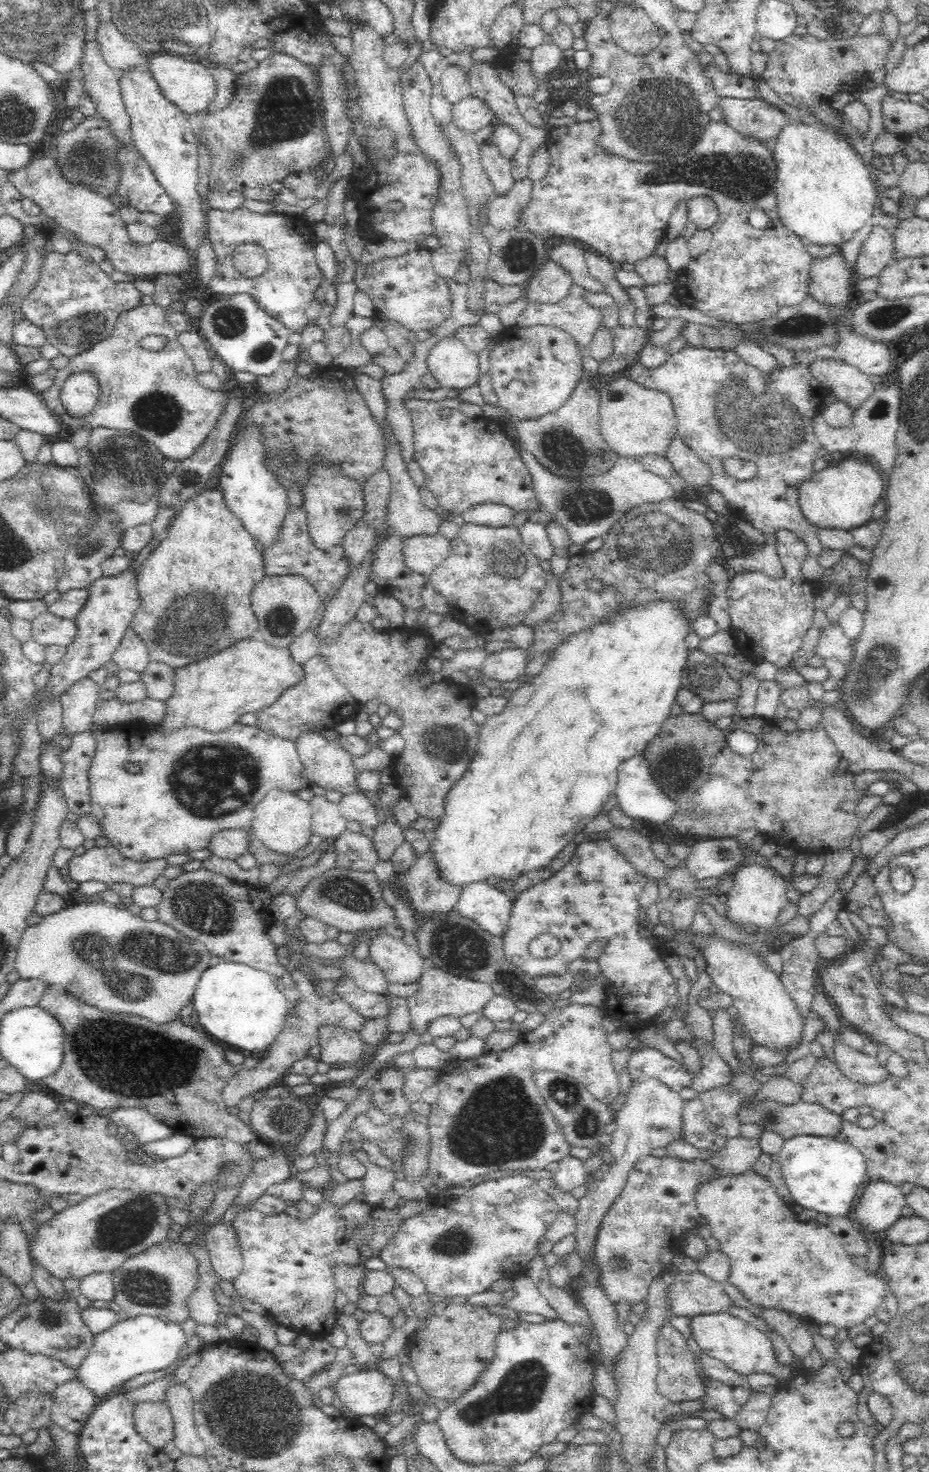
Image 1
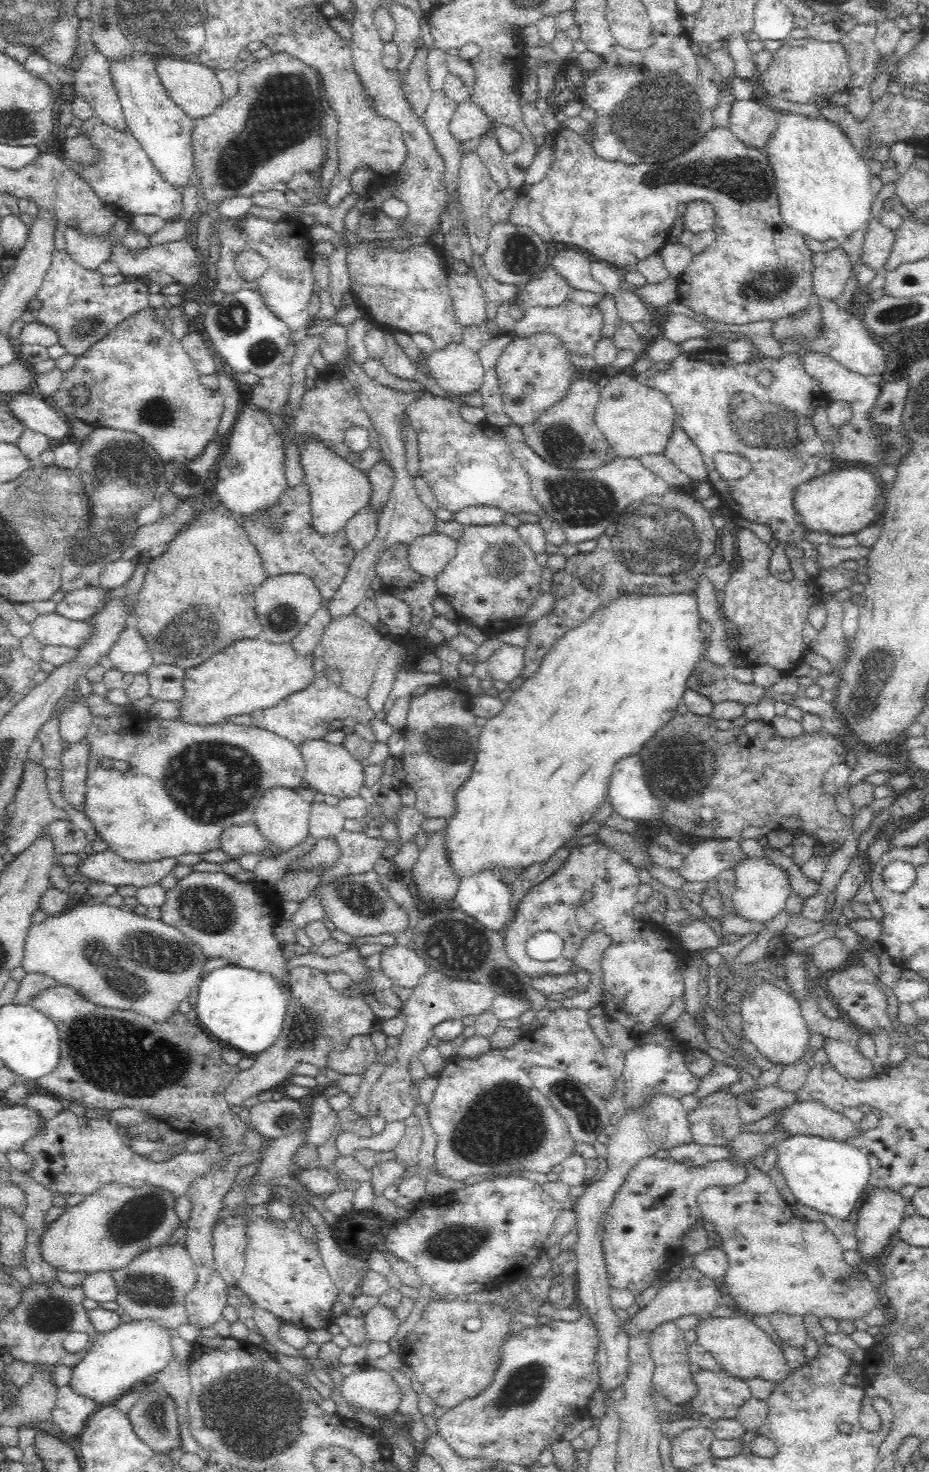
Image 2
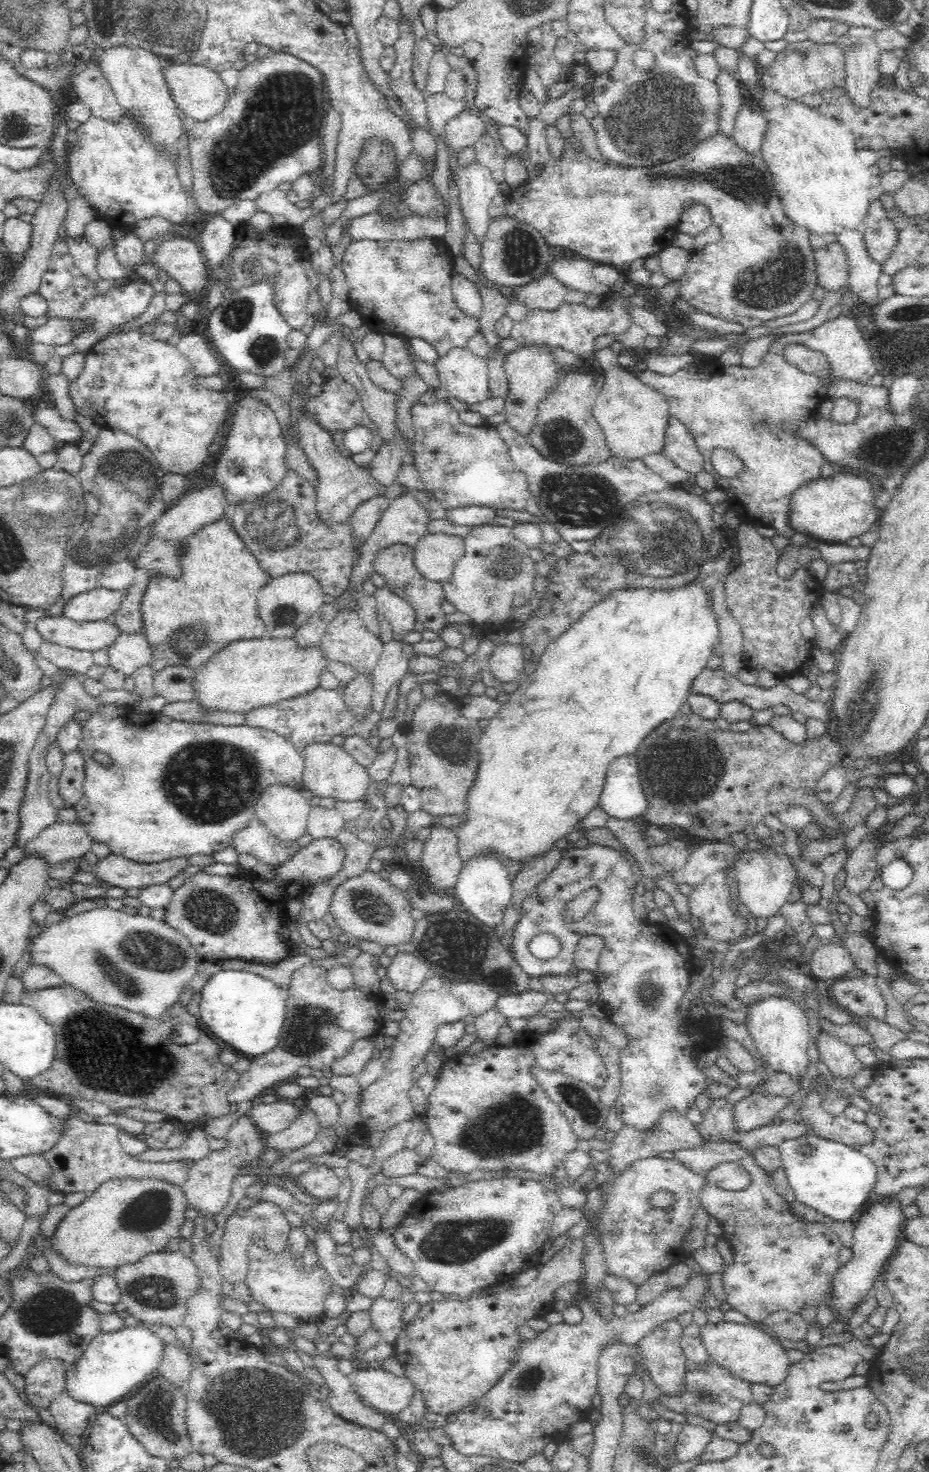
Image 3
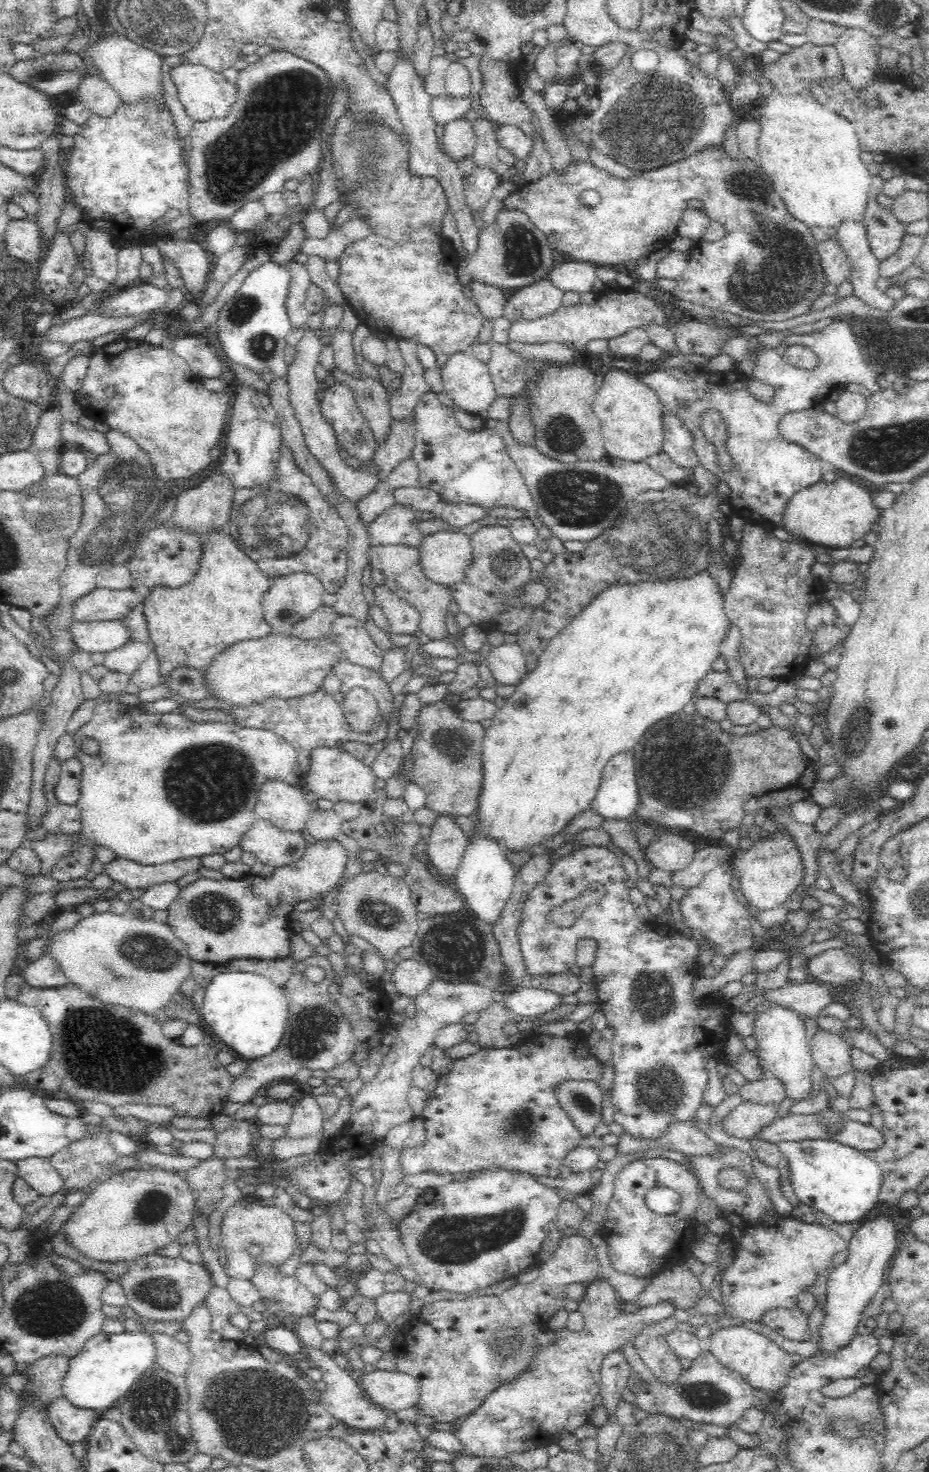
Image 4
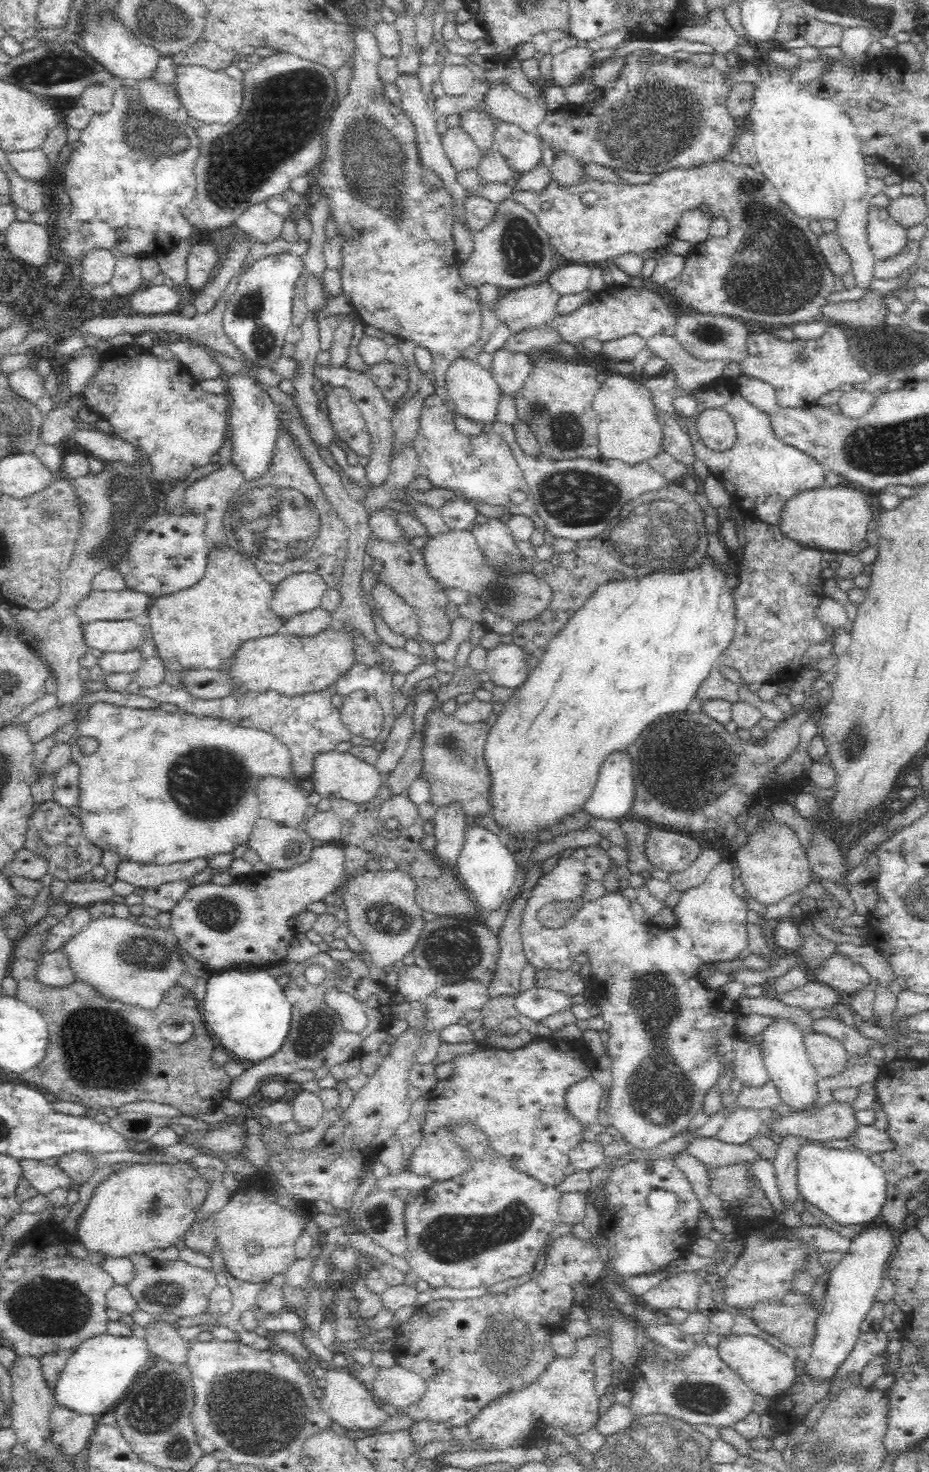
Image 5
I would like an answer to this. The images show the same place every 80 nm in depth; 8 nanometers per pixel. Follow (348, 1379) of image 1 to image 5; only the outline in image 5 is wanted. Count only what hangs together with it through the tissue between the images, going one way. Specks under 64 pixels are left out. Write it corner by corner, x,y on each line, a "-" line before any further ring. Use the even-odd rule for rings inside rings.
394,1363
388,1368
380,1367
371,1386
376,1400
389,1405
391,1411
401,1411
424,1396
428,1383
416,1371

